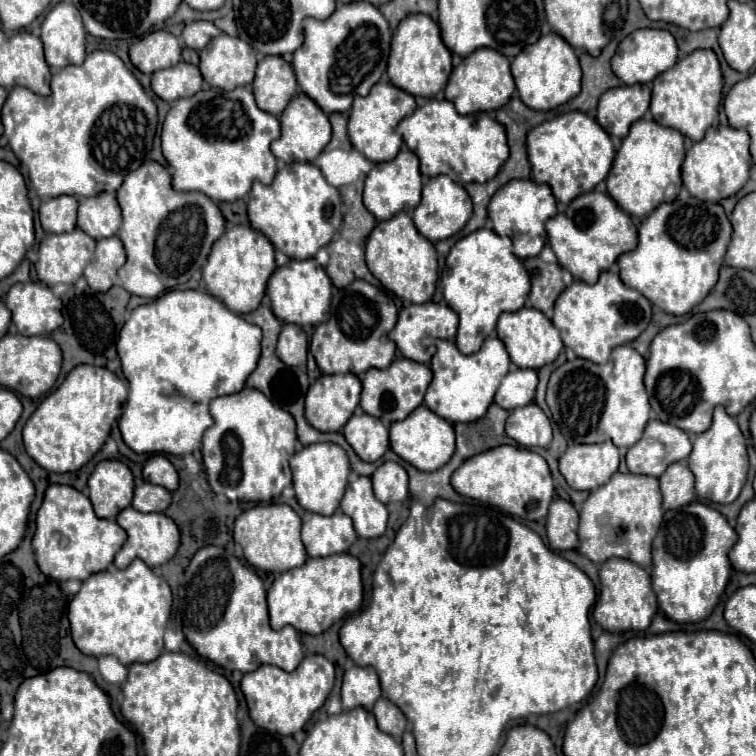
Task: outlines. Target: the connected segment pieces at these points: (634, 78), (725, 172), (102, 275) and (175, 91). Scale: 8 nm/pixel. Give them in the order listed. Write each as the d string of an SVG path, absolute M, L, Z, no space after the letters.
M644 28L644 30L632 32L620 42L618 52L612 58L612 72L624 84L646 84L646 82L652 82L658 74L672 68L676 60L678 60L678 46L676 46L674 36L668 30Z
M716 126L710 128L704 140L696 142L682 162L682 182L688 192L698 200L720 202L722 198L734 196L748 180L748 170L752 164L750 158L750 134L746 130L736 130L730 126Z
M118 236L98 240L92 262L84 270L84 278L94 292L108 292L116 280L118 268L126 262L126 252Z
M180 62L176 66L152 74L152 92L166 102L190 98L200 88L202 88L202 74L198 66L186 62Z

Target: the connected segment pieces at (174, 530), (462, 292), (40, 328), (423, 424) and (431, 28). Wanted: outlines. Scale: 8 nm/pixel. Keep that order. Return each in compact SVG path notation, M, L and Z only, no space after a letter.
M128 506L118 514L116 522L128 534L126 544L114 556L116 568L126 568L134 558L144 560L146 566L150 566L150 568L158 568L162 564L166 564L176 554L176 548L180 544L180 532L178 532L178 526L174 524L174 520L168 518L166 514L142 514L142 512L134 510L132 506Z
M480 228L452 246L440 280L444 300L460 318L456 346L462 354L478 352L482 342L496 328L498 316L502 312L520 310L530 292L530 278L522 262L512 254L510 238L498 236L488 228Z
M38 282L14 284L4 300L12 312L12 322L24 336L50 334L62 326L62 302L50 288Z
M424 404L418 406L406 420L394 422L390 426L390 448L408 464L422 472L432 472L444 466L454 454L454 428L450 422L442 420Z
M410 14L398 24L392 36L392 52L388 56L386 72L396 88L402 88L412 96L434 98L440 90L444 90L446 80L452 72L452 54L444 46L440 38L440 28L430 16Z

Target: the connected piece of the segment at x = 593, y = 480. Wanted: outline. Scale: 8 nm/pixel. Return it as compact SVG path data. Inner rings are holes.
M612 442L574 444L560 456L560 474L574 490L596 490L618 470L620 454Z

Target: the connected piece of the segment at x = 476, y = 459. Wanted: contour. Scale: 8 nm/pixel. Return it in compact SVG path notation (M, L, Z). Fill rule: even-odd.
M498 446L494 450L480 452L452 474L452 486L458 494L492 504L502 512L522 520L542 520L548 514L548 506L554 496L552 476L542 456L518 446Z

